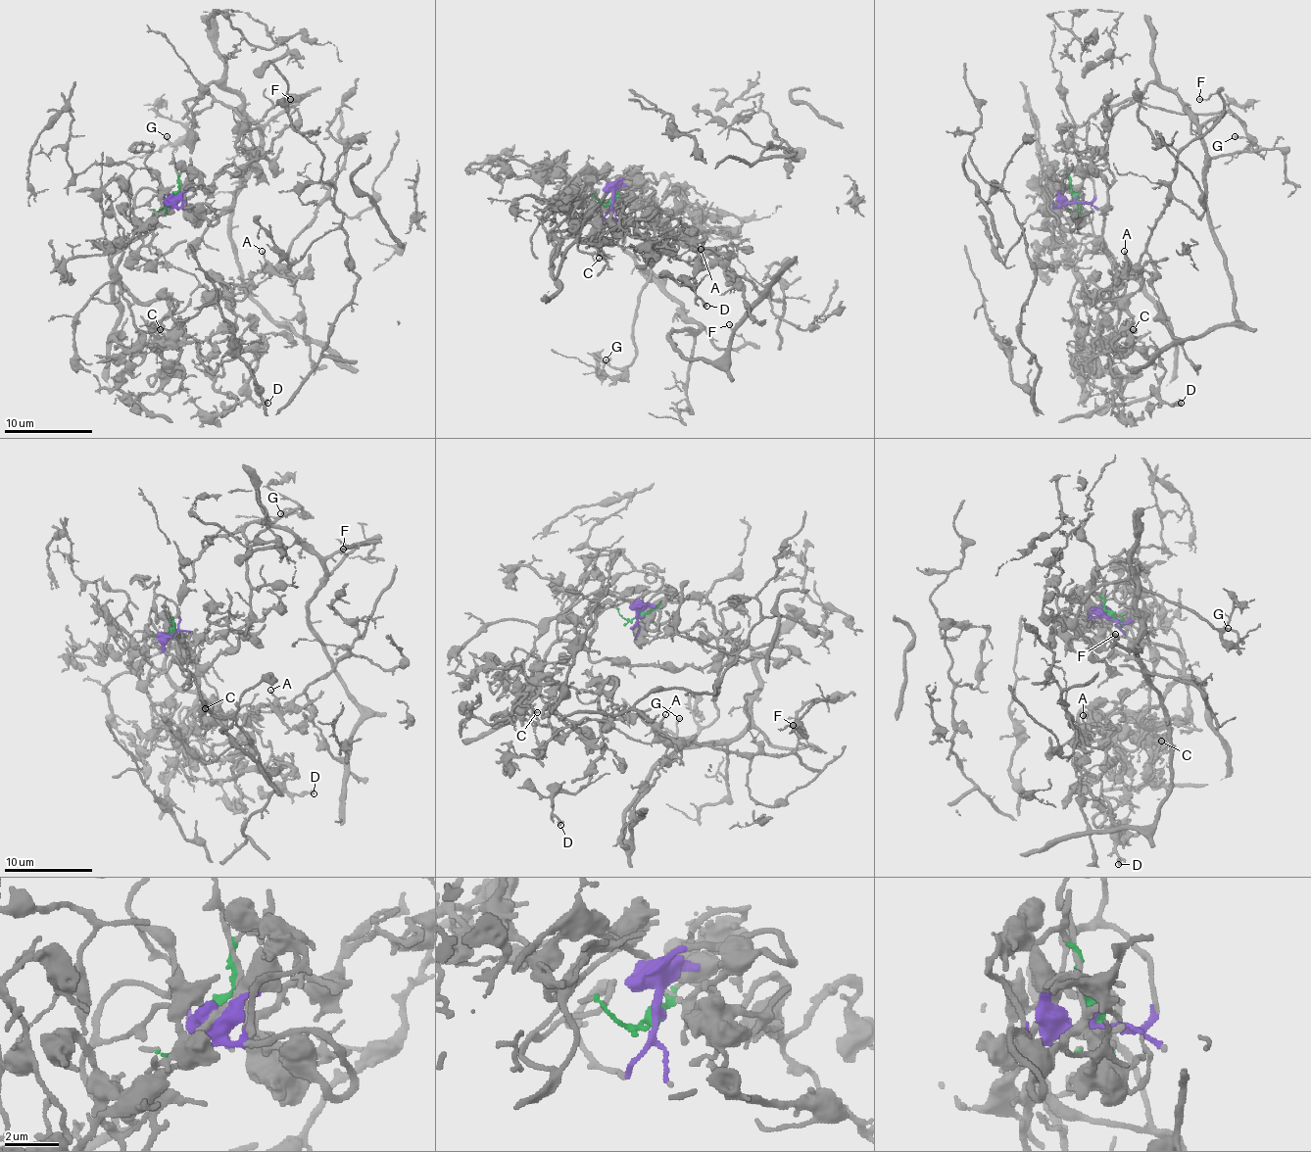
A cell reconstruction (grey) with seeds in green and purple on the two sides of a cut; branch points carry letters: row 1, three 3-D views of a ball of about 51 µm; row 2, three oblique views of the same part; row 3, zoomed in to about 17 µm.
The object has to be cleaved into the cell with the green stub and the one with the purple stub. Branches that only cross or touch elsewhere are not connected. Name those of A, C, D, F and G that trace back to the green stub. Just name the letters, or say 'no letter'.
F, G

